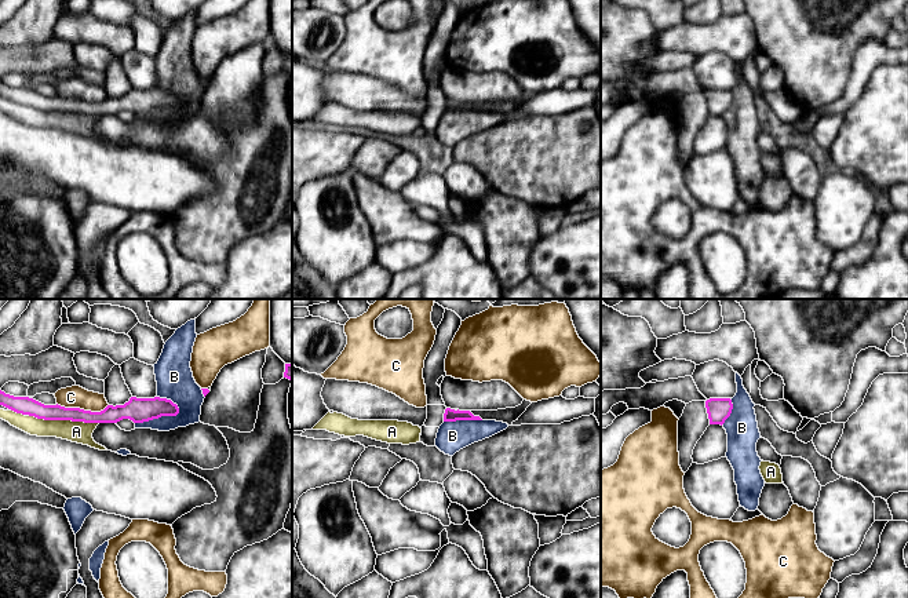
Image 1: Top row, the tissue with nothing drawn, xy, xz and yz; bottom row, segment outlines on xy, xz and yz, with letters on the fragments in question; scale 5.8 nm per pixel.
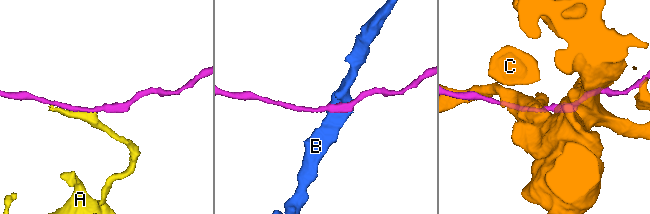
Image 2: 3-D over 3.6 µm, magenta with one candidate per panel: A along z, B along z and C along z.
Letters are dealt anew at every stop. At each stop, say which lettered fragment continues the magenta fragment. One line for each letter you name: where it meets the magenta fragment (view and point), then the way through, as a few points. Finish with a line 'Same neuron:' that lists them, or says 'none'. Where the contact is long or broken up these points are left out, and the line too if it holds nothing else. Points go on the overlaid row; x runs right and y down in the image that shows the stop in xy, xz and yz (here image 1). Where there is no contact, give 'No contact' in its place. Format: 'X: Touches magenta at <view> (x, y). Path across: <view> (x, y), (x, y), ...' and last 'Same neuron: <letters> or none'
Same neuron: none

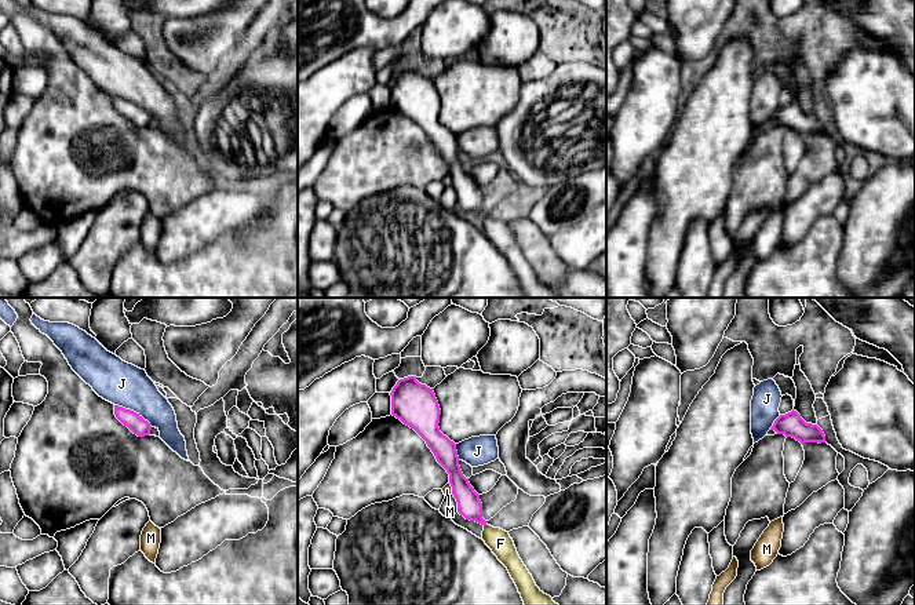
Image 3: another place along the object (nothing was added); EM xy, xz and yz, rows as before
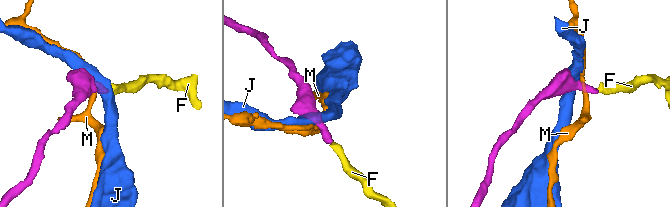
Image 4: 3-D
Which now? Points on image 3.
F: No contact
Same neuron: F

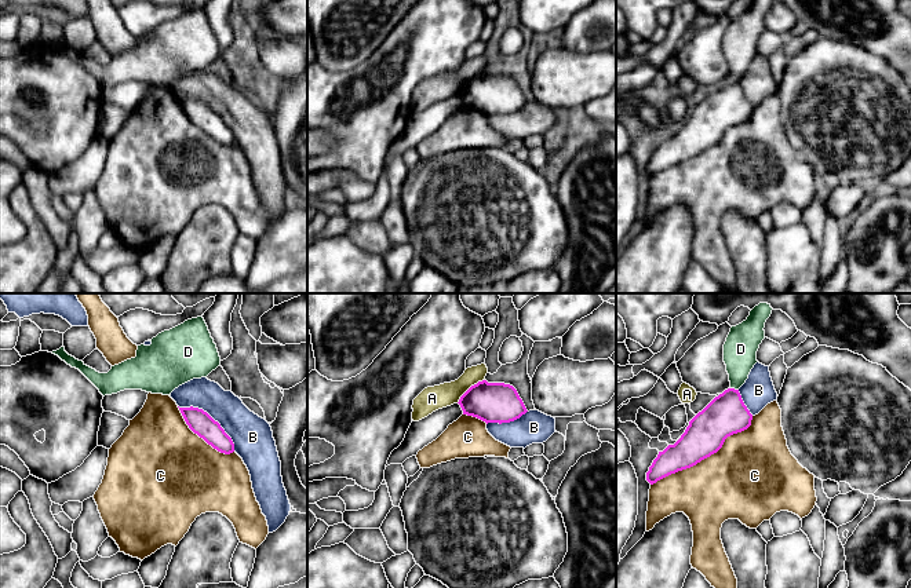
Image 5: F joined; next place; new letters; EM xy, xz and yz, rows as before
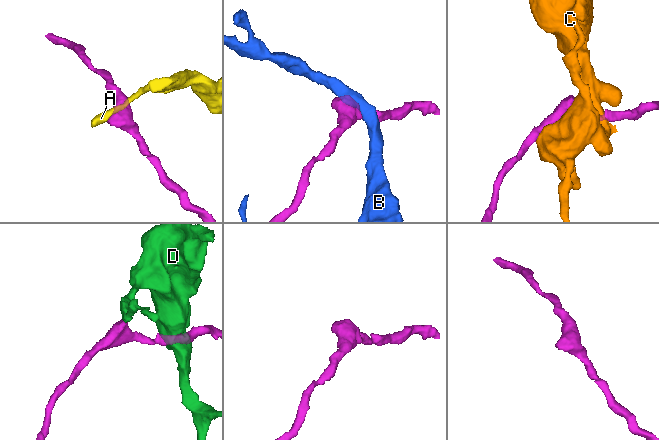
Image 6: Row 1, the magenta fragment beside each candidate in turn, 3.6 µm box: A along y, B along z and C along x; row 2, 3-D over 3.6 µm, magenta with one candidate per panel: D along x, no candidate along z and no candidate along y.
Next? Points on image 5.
Same neuron: none

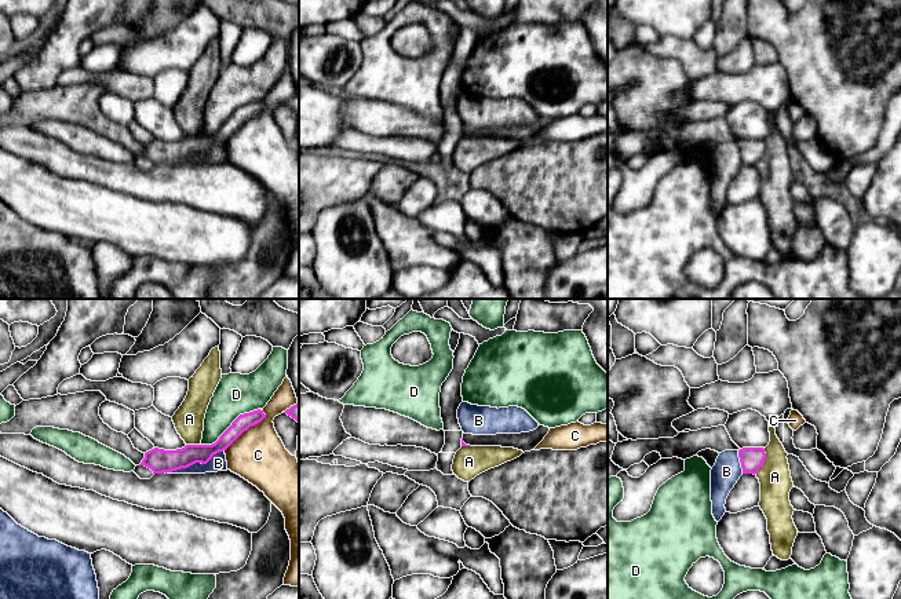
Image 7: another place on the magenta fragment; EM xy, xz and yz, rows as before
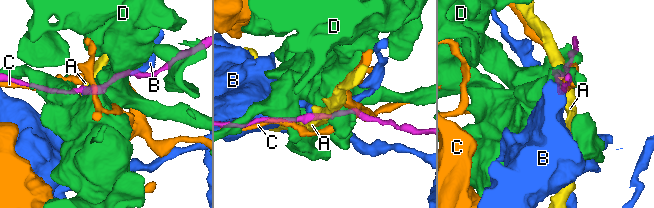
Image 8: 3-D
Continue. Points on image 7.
Same neuron: none

